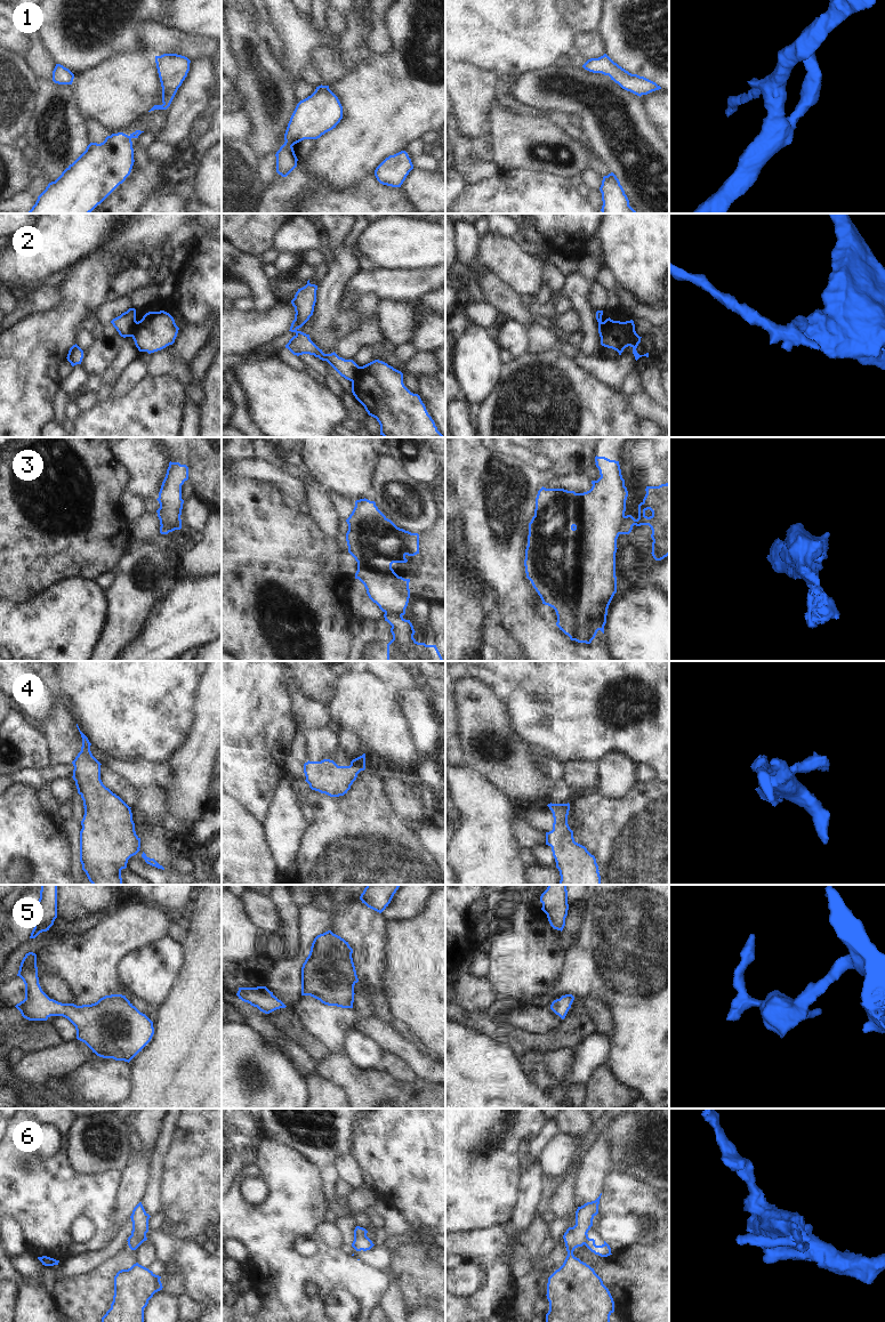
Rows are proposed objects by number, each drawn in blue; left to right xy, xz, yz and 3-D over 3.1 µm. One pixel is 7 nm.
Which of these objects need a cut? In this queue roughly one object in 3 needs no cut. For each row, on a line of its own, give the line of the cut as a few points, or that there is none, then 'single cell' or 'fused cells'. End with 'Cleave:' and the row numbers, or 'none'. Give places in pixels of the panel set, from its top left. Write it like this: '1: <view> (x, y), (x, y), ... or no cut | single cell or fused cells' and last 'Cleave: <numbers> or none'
1: no cut | single cell
2: xz (360, 367), (359, 373), (352, 383) | fused cells
3: yz (625, 516), (618, 533) | fused cells
4: no cut | single cell
5: no cut | single cell
6: xy (131, 1233), (145, 1234) | fused cells
Cleave: 2, 3, 6

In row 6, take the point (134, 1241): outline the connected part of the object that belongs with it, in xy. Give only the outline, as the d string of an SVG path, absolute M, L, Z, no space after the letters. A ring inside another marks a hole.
M146 1234L145 1235L130 1235L128 1238L128 1246L131 1250L136 1250L144 1241L146 1241Z

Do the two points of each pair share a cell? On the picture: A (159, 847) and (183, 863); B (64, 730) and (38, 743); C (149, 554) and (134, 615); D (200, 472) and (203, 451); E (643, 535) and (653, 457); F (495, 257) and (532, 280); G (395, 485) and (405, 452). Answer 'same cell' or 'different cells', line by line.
A: same cell
B: different cells
C: same cell
D: same cell
E: same cell
F: same cell
G: different cells

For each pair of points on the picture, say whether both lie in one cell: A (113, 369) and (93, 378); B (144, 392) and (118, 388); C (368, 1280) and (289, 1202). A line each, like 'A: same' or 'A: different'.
A: different
B: different
C: same

